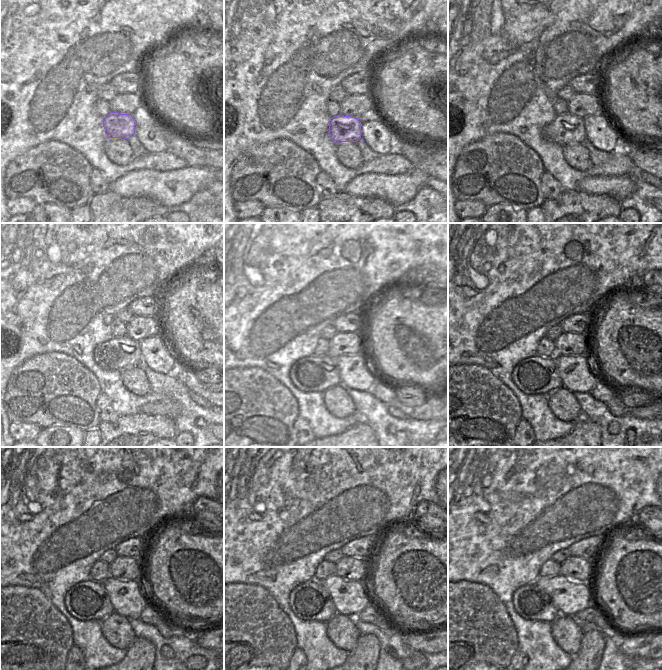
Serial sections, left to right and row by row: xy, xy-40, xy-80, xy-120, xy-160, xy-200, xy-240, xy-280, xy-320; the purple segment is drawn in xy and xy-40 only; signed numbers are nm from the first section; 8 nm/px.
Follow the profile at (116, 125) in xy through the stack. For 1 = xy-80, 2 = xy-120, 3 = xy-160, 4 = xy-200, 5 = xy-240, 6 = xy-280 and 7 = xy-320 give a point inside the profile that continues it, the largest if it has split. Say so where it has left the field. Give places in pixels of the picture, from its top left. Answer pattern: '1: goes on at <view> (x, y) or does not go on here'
1: goes on at xy-80 (566, 129)
2: goes on at xy-120 (122, 353)
3: goes on at xy-160 (314, 373)
4: goes on at xy-200 (535, 375)
5: goes on at xy-240 (88, 600)
6: goes on at xy-280 (308, 601)
7: goes on at xy-320 (529, 601)

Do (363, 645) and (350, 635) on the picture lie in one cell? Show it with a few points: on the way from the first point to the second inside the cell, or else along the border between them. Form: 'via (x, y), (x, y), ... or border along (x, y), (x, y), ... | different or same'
border along (361, 634), (355, 646), (349, 652) | different

